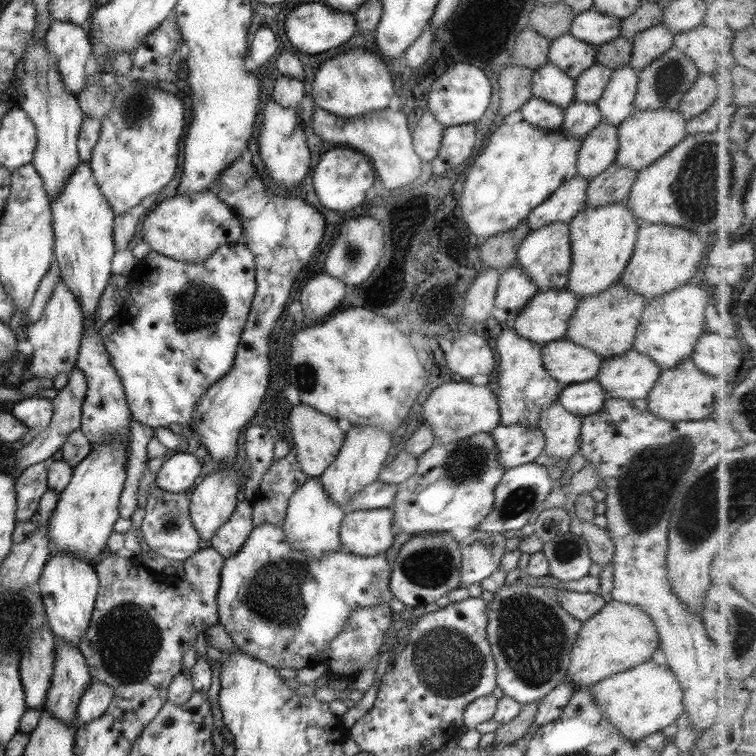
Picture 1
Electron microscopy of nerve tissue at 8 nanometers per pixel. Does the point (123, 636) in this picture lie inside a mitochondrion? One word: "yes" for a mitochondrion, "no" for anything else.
yes

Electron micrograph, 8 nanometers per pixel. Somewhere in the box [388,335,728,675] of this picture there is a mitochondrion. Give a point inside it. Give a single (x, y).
(643, 488)

